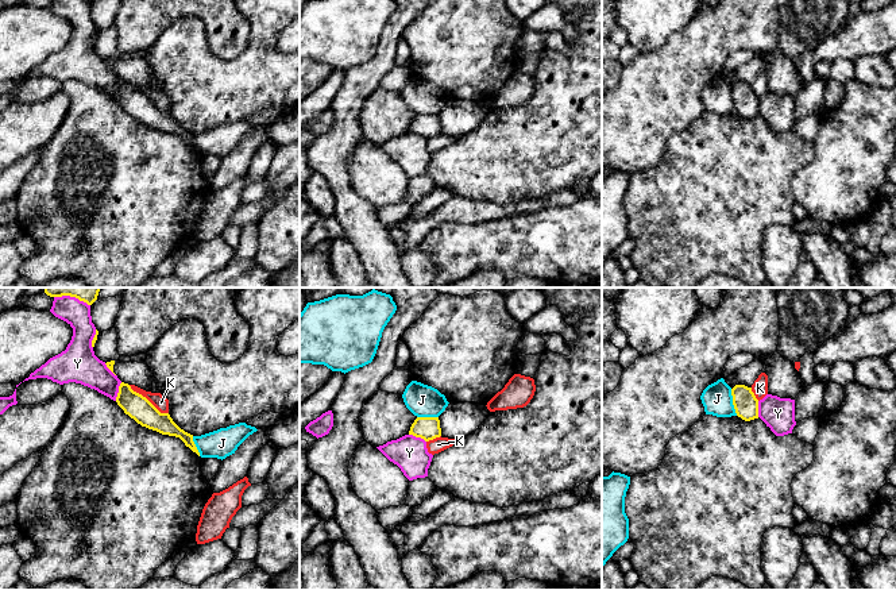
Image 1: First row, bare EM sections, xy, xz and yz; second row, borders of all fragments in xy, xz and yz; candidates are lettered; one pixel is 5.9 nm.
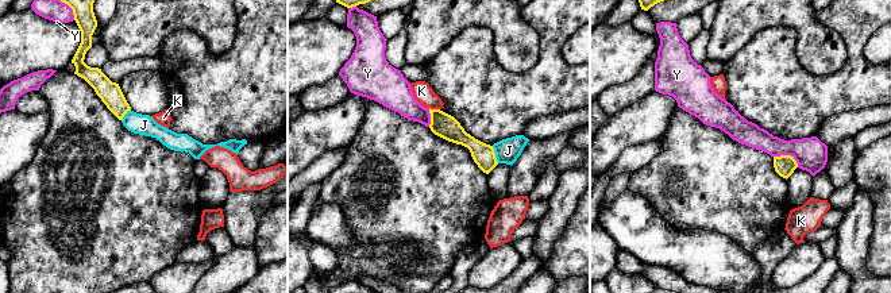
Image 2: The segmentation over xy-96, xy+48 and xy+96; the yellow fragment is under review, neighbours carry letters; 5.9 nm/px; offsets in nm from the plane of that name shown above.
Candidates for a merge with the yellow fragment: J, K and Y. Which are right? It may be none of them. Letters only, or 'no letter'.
no letter

